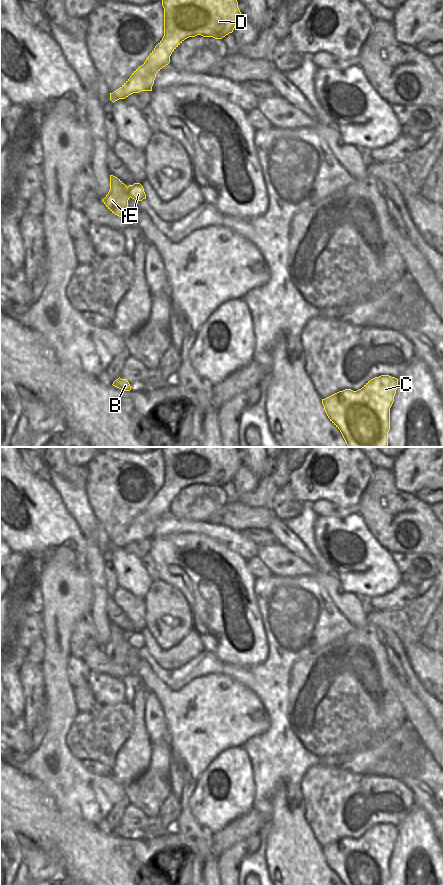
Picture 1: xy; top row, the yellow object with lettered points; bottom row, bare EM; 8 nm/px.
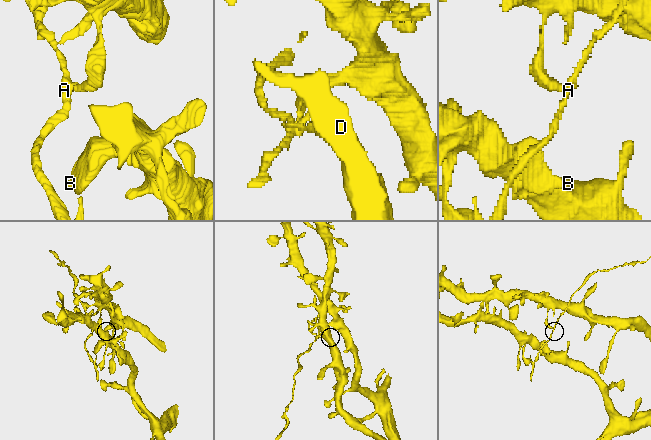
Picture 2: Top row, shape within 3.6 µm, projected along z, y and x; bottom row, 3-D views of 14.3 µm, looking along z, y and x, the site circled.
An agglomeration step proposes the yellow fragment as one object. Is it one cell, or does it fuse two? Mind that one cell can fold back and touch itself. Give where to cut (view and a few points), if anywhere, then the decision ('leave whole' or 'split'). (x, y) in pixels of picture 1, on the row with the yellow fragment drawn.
cut xy (127, 187), (127, 193), (130, 196); split

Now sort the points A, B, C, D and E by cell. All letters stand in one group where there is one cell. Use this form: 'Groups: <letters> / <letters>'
Groups: A / B C D E.

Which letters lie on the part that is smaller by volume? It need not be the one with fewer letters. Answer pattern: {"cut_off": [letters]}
{"cut_off": ["A"]}

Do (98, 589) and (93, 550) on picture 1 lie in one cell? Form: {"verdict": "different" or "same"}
{"verdict": "same"}

